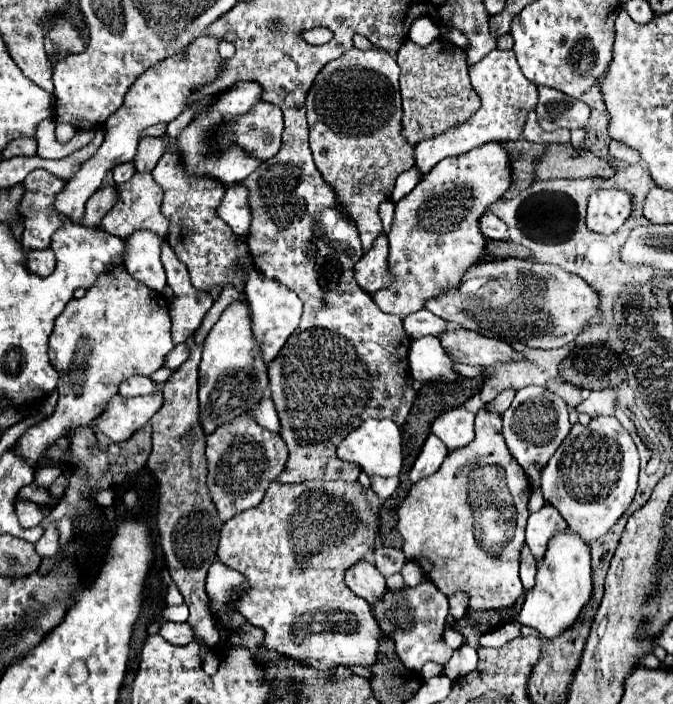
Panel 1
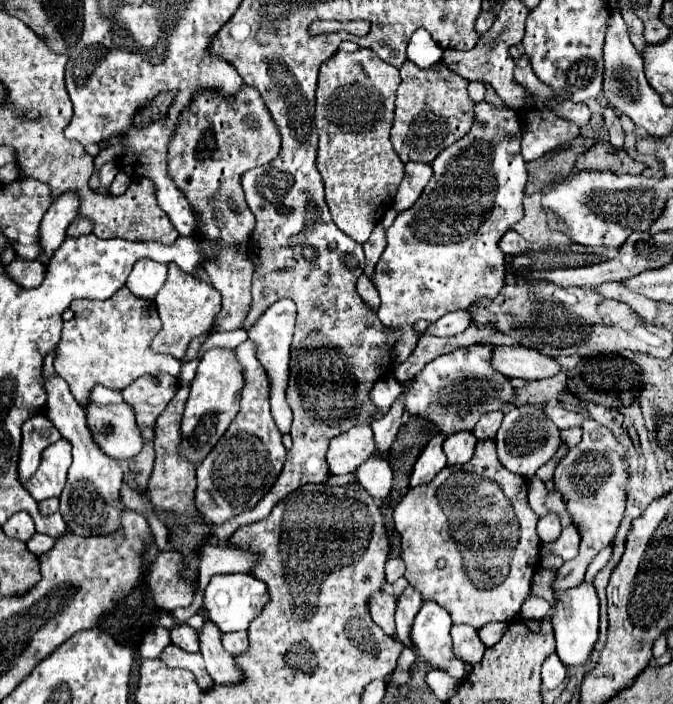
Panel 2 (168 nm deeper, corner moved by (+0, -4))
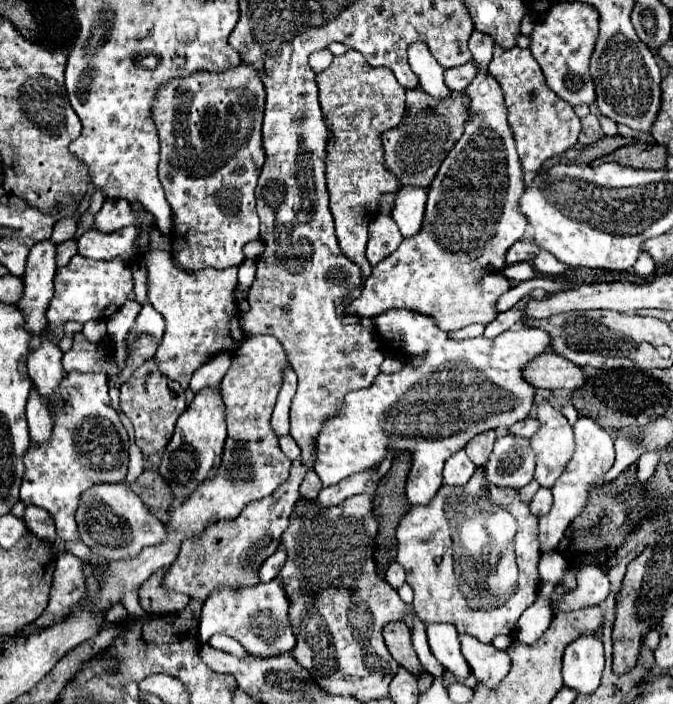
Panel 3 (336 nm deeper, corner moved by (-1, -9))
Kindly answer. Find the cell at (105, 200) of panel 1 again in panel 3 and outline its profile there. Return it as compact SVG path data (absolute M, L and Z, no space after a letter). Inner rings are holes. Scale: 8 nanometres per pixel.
M67 240L63 244L57 246L57 254L55 254L55 262L57 262L57 268L61 266L67 266L67 262L77 254L77 242L75 240Z

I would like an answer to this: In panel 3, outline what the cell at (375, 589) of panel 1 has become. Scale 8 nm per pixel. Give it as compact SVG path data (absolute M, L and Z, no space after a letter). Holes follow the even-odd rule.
M393 622L393 624L385 626L383 636L385 636L385 642L387 642L391 656L399 662L399 666L409 670L415 678L419 678L423 668L419 664L419 658L415 654L413 644L411 644L411 632L409 632L407 624L405 622Z

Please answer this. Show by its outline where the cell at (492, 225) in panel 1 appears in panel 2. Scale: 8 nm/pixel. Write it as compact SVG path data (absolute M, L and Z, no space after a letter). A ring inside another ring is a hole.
M508 229L508 233L504 233L504 239L500 239L500 249L506 255L518 255L524 251L524 247L526 247L526 241L512 229Z

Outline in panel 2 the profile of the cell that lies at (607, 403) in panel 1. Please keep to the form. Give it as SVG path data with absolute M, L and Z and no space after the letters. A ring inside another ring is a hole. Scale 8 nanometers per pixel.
M544 405L544 411L550 415L550 419L554 421L554 425L560 427L560 429L578 427L578 425L582 425L582 423L588 419L584 413L568 411L568 409L562 409L562 407L550 407L550 405Z

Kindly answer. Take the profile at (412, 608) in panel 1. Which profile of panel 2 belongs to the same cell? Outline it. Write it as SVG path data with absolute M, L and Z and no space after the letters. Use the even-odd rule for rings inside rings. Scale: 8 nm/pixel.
M424 601L410 629L412 649L418 661L440 669L454 679L464 679L472 665L466 665L454 657L450 627L452 621L448 611L434 601Z

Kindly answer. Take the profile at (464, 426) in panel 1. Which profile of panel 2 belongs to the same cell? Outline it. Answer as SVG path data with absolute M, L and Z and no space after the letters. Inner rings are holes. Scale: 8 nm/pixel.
M460 431L452 433L444 439L444 453L448 457L448 465L462 465L470 461L476 447L476 437L472 437L472 431Z

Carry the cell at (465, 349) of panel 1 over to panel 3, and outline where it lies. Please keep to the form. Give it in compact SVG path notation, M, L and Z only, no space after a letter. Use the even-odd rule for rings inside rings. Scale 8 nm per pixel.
M545 352L529 362L529 366L523 370L523 376L535 388L547 390L577 390L587 382L587 374L579 366L555 352Z

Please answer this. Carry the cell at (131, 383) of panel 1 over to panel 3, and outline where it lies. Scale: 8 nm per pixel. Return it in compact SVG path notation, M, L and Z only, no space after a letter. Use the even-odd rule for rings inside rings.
M155 358L147 360L143 366L139 366L131 374L131 378L125 384L121 384L119 390L121 390L121 398L119 398L121 412L131 420L131 424L135 428L135 444L141 448L143 456L151 456L151 454L163 450L169 444L169 438L173 436L177 418L187 410L185 390L177 382L173 382L171 378L165 378L165 374L161 374Z

